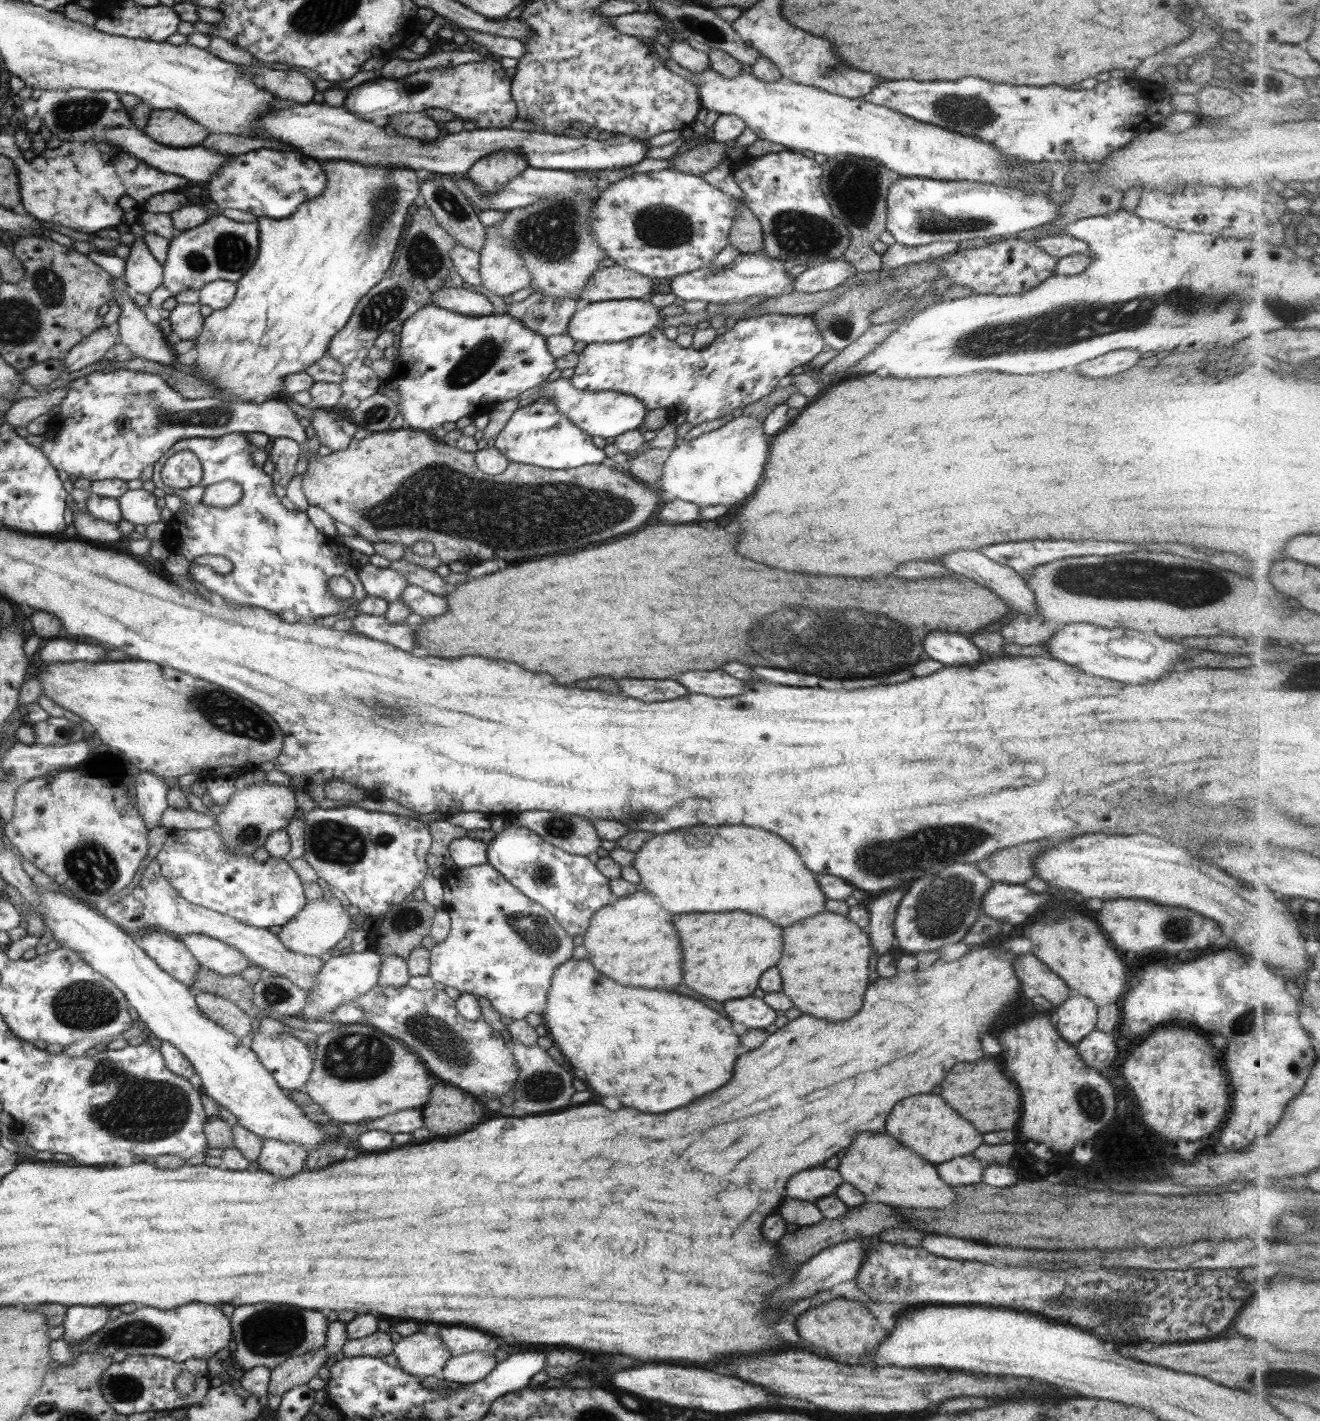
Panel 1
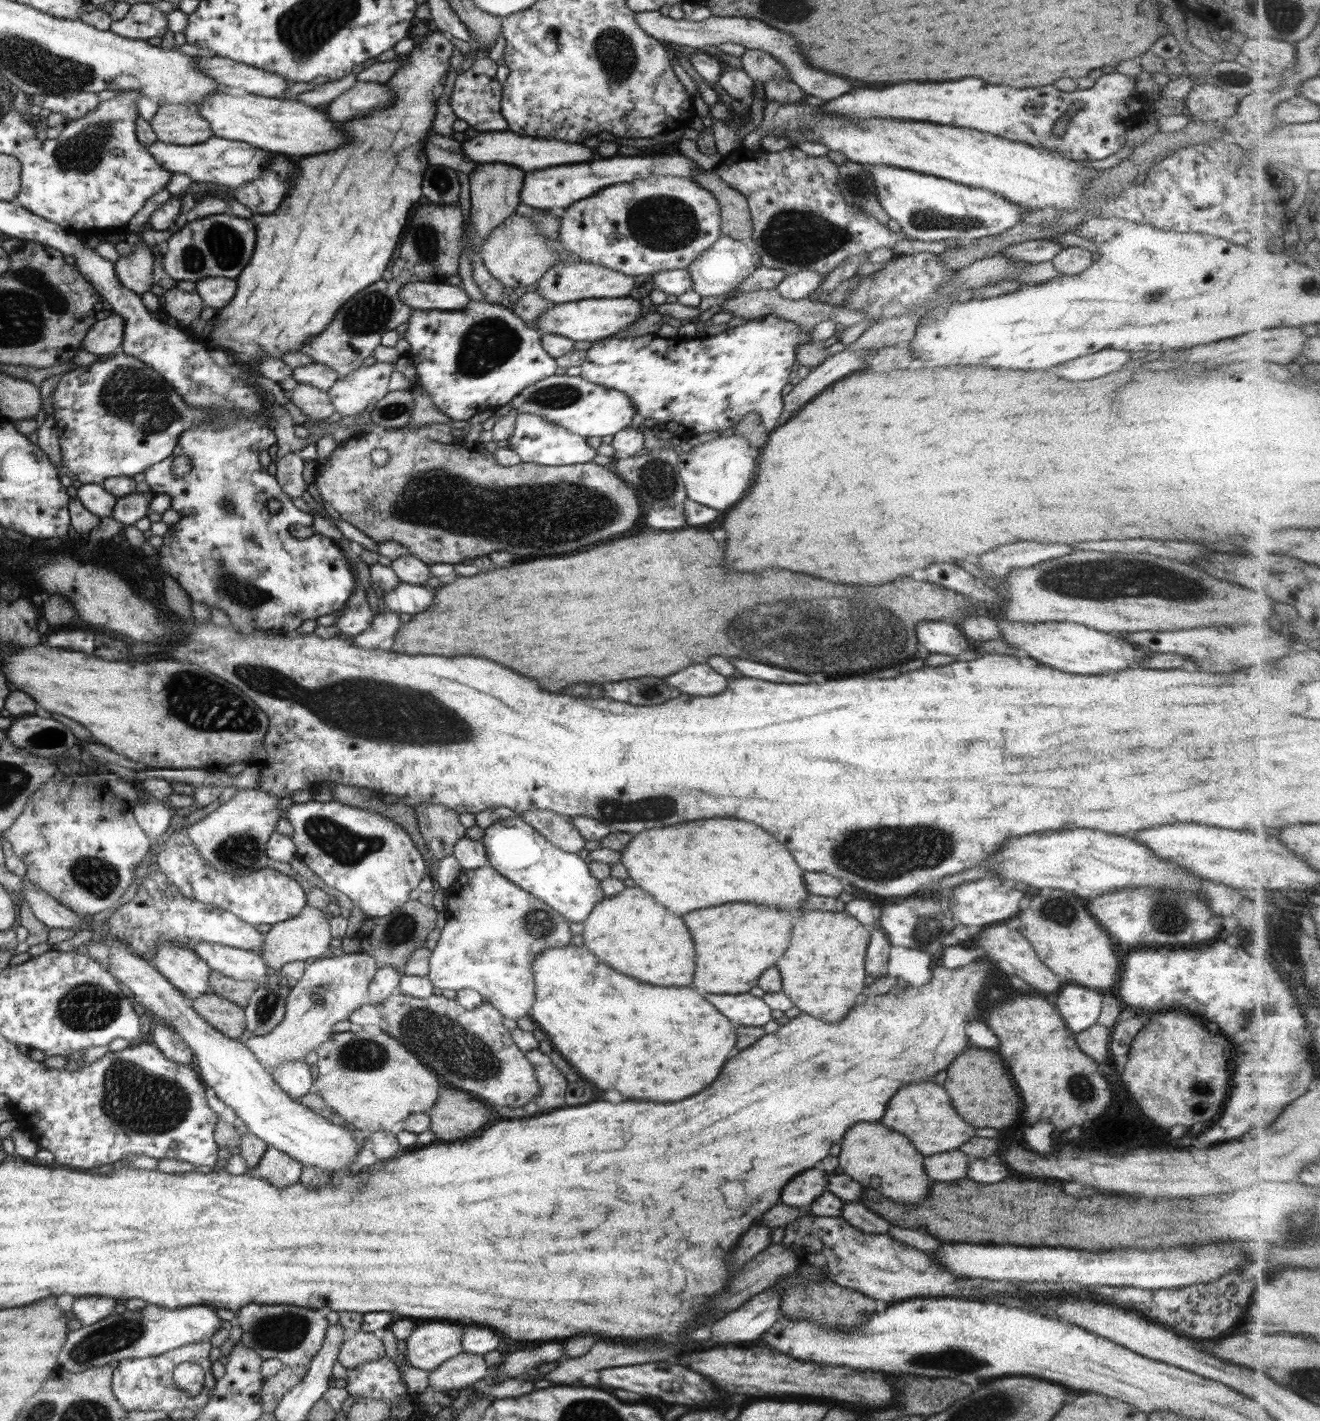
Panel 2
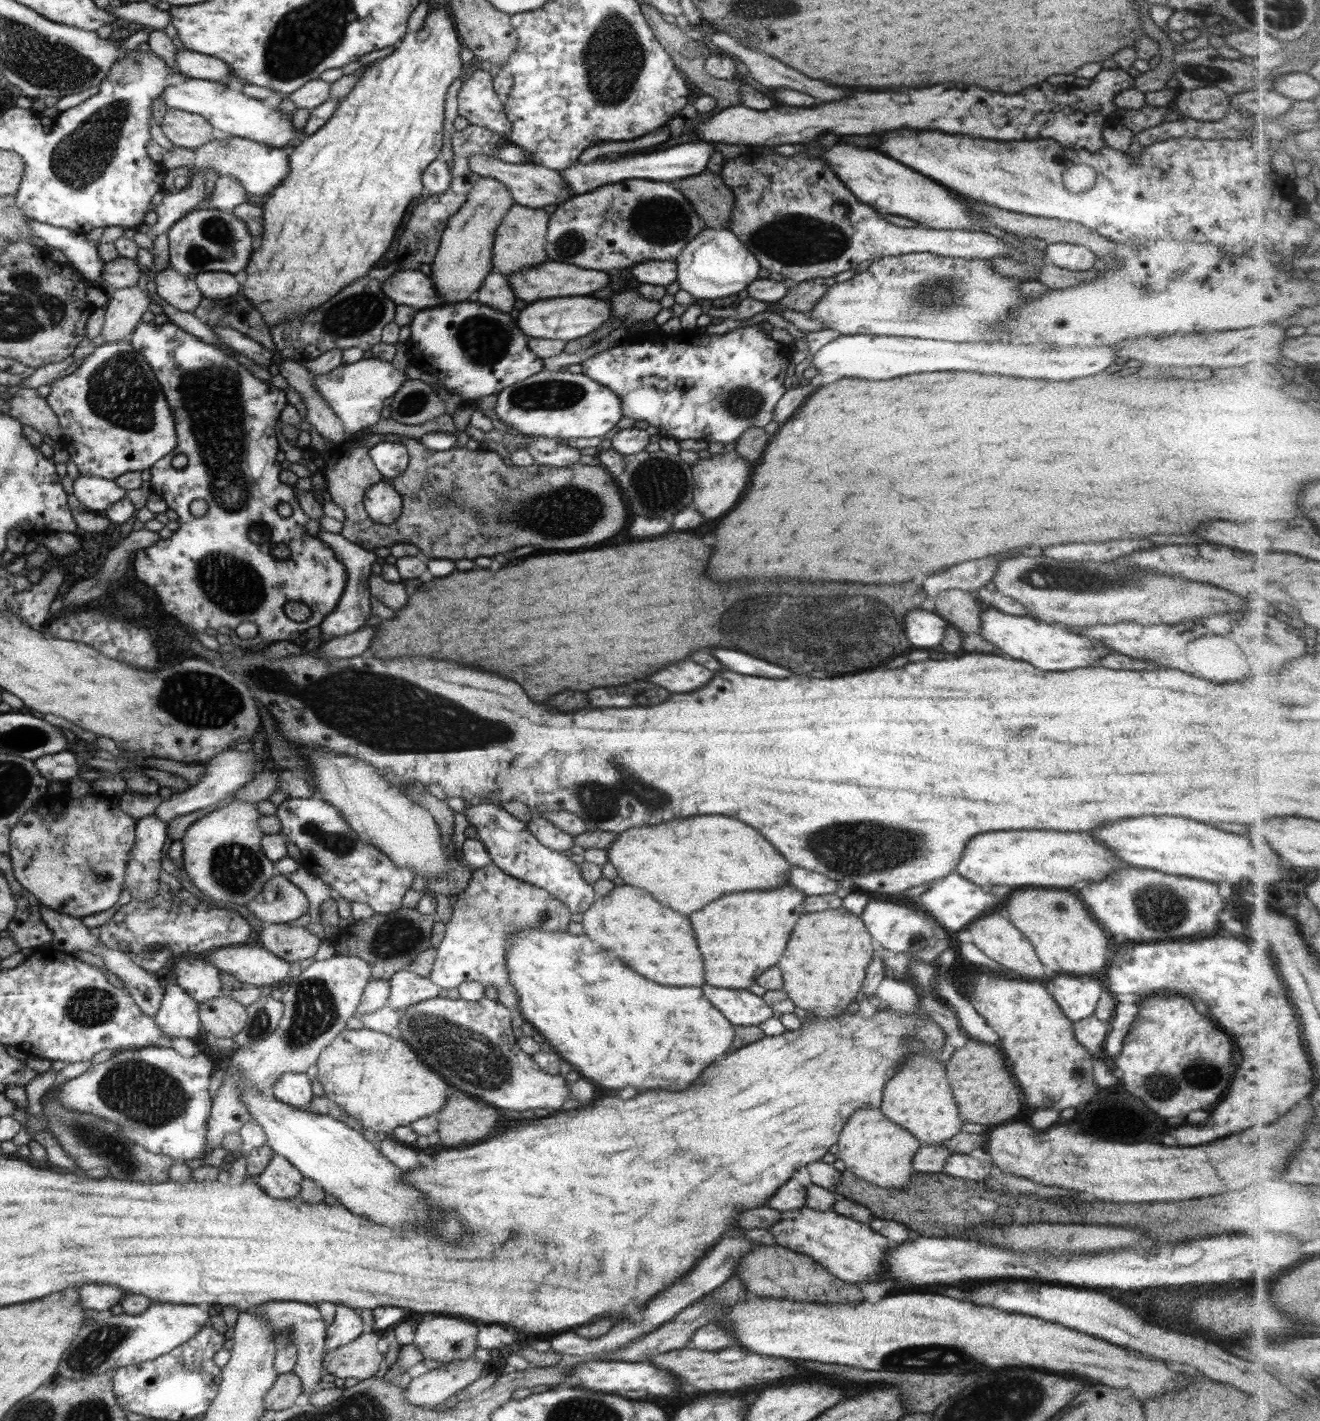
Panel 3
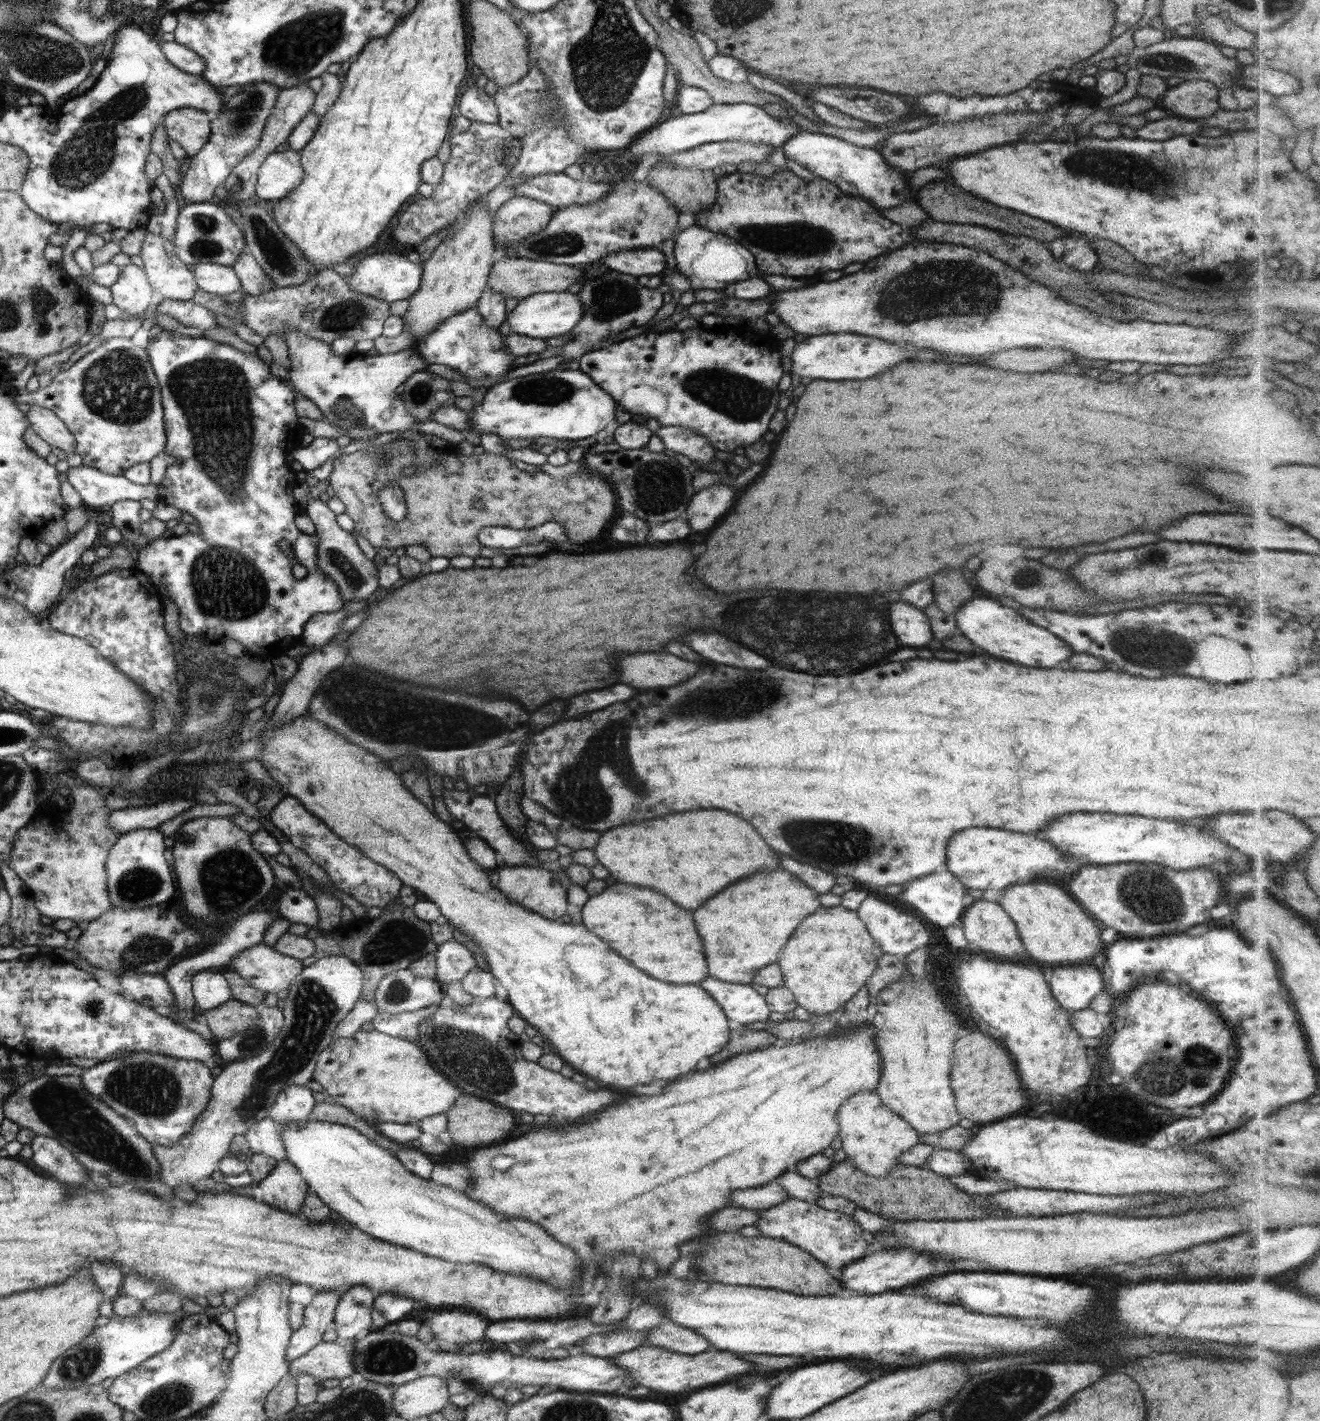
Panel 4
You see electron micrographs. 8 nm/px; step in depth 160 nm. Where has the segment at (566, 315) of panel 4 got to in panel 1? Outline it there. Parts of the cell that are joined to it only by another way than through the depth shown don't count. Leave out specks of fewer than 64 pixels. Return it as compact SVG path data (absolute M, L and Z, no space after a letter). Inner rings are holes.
M648 299L605 300L582 304L572 315L567 326L567 336L574 341L591 343L613 343L644 336L657 328L657 324L666 317L660 313Z

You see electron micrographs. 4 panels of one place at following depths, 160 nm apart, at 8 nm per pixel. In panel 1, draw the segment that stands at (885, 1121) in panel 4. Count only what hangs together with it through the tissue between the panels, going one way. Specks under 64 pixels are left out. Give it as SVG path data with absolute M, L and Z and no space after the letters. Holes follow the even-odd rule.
M862 1132L846 1148L846 1156L838 1167L843 1180L865 1194L865 1202L882 1203L902 1208L946 1208L957 1201L957 1194L940 1178L935 1164L920 1158L889 1134Z

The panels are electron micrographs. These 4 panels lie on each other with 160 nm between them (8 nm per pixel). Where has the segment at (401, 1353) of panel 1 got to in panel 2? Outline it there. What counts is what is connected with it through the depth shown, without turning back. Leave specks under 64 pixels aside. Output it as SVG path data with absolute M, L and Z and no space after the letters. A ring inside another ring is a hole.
M448 1321L422 1322L406 1340L408 1362L412 1367L432 1372L444 1362L464 1353L460 1324Z

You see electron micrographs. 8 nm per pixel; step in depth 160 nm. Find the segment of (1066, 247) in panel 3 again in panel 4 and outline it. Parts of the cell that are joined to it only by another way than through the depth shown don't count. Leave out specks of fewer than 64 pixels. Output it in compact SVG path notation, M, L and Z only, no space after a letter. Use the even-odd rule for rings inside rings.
M1063 236L1046 246L1058 260L1082 272L1091 272L1099 263L1096 251L1084 237Z

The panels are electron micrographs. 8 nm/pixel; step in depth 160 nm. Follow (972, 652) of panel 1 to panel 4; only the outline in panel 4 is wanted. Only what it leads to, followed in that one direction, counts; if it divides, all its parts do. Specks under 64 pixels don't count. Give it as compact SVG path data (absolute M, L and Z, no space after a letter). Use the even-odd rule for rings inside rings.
M902 600L888 604L888 622L892 634L900 640L902 646L924 648L934 639L929 619L923 609Z

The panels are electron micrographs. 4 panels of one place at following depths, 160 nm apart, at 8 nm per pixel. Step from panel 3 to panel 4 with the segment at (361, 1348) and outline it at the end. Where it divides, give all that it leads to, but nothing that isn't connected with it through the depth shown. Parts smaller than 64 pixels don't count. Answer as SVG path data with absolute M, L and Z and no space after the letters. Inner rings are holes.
M322 1342L308 1354L292 1360L292 1369L288 1378L296 1379L298 1375L310 1375L318 1382L330 1379L342 1380L356 1374L353 1359L354 1344L339 1346L335 1342Z

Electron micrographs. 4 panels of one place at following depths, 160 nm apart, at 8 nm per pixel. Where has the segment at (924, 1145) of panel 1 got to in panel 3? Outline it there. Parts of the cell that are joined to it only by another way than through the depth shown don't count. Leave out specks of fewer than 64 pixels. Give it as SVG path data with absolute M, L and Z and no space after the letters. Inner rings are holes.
M908 1040L910 1058L898 1068L892 1080L884 1086L882 1112L896 1124L911 1132L923 1145L940 1145L960 1132L964 1122L958 1118L958 1108L952 1096L952 1088L946 1080L944 1064L924 1048L920 1040Z

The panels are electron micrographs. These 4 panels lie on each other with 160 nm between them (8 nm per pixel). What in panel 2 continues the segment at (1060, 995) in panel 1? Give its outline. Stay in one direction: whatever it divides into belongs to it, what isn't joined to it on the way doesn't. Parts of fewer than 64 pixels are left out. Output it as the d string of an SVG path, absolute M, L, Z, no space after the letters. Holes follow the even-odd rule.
M1000 923L1000 926L988 926L984 928L976 940L978 946L986 950L986 956L993 964L1002 966L1010 972L1018 984L1023 984L1030 990L1040 994L1056 992L1064 986L1063 979L1054 974L1036 955L1033 946L1024 938L1024 935L1015 927L1008 928L1006 924Z

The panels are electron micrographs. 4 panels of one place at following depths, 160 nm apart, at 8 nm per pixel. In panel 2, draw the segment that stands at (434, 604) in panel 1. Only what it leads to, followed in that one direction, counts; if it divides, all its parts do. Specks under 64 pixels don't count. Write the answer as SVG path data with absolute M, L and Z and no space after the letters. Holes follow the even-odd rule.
M400 581L395 589L384 592L383 598L384 612L404 612L412 616L424 612L432 604L432 590Z

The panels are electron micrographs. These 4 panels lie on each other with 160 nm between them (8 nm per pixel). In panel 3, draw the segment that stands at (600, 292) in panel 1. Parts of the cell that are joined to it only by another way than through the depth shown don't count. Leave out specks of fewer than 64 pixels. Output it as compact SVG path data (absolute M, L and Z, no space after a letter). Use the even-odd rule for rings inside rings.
M546 261L542 264L532 265L517 273L506 275L509 287L514 291L518 300L526 303L549 299L550 297L586 296L604 288L609 283L608 271L582 268L575 264L564 262Z

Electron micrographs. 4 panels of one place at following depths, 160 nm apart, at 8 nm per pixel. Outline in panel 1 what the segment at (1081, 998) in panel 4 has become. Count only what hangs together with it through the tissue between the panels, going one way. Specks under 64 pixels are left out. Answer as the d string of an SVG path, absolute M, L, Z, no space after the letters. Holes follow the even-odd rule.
M1072 993L1062 1004L1052 1008L1052 1024L1069 1043L1078 1044L1097 1025L1099 1008L1087 996Z

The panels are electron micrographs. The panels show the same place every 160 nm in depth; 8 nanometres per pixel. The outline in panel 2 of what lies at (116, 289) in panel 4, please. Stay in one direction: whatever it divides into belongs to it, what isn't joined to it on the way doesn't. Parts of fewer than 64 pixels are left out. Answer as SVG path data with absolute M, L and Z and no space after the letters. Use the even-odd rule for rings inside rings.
M114 312L107 318L100 320L91 327L88 335L84 337L80 350L98 356L120 353L122 351L122 338L124 332L124 319Z

